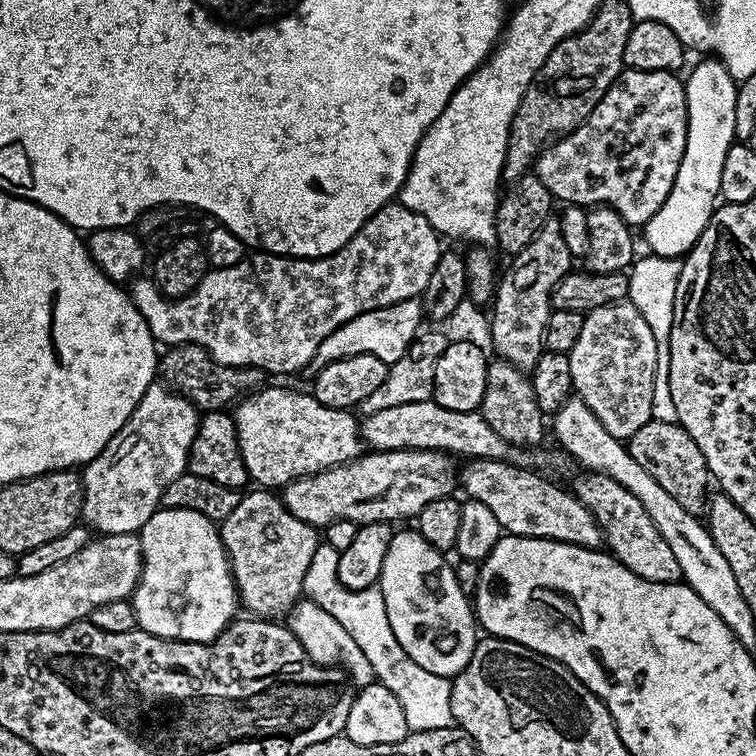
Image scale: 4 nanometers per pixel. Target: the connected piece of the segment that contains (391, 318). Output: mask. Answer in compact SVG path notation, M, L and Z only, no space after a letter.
M419 299L403 300L397 304L377 308L374 312L358 314L350 318L350 322L338 326L338 330L334 330L334 334L330 334L326 342L318 346L314 358L308 363L307 371L315 374L330 362L350 358L354 354L374 354L389 365L398 362L398 358L406 354L406 350L421 331L420 320L422 321L422 304Z

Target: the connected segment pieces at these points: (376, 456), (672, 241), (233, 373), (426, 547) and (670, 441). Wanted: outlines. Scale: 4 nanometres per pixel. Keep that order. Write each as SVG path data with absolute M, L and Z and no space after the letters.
M403 448L389 452L368 450L344 464L291 480L282 489L282 499L294 518L302 518L302 522L317 530L339 520L349 520L357 526L397 522L407 516L408 519L415 518L422 506L455 493L458 472L452 469L452 463L454 460L449 453L434 448Z
M711 59L702 61L684 80L688 129L682 166L678 166L678 178L674 178L674 186L670 186L670 194L666 194L666 202L662 202L658 214L642 225L645 242L658 256L683 258L696 245L717 207L722 162L726 162L726 150L730 150L736 140L734 102L737 81L730 78L721 60Z
M174 344L159 357L158 376L167 387L179 396L185 396L198 410L219 412L233 402L239 402L266 384L266 374L261 368L228 368L219 364L208 349L197 344Z
M393 531L390 546L386 550L386 562L382 562L378 587L386 602L386 618L390 618L390 630L394 630L398 646L402 646L402 650L406 650L406 654L410 654L410 658L414 658L414 662L422 666L422 670L451 678L464 669L466 662L470 662L474 654L478 639L478 621L470 603L470 596L458 586L453 565L444 560L447 560L445 553L430 546L430 542L426 542L420 532Z
M650 419L646 426L634 430L634 434L626 441L626 447L634 462L638 462L638 466L642 466L642 470L646 470L646 474L650 474L650 478L654 478L654 482L658 482L658 486L662 486L662 490L666 490L666 494L670 494L670 498L678 502L678 506L693 514L705 511L706 501L710 496L710 475L706 460L697 443L678 423Z

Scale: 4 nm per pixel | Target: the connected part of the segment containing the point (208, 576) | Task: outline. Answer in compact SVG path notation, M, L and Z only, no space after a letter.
M161 507L140 527L138 535L144 568L130 599L139 631L203 644L218 639L237 615L238 593L214 521L198 510Z

